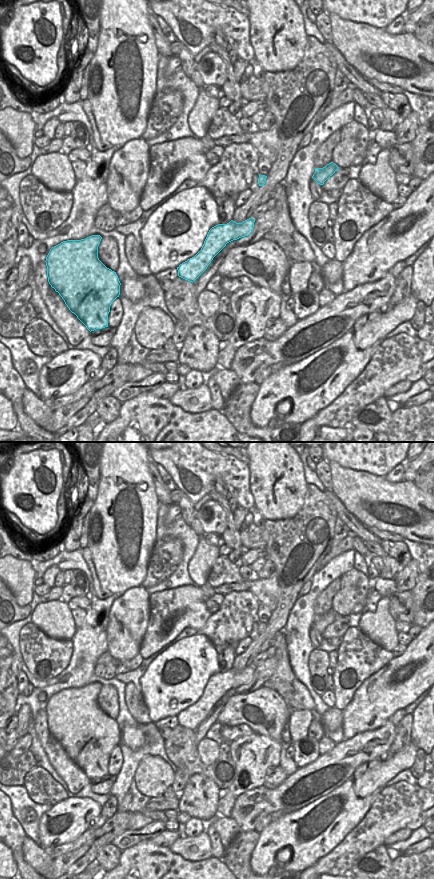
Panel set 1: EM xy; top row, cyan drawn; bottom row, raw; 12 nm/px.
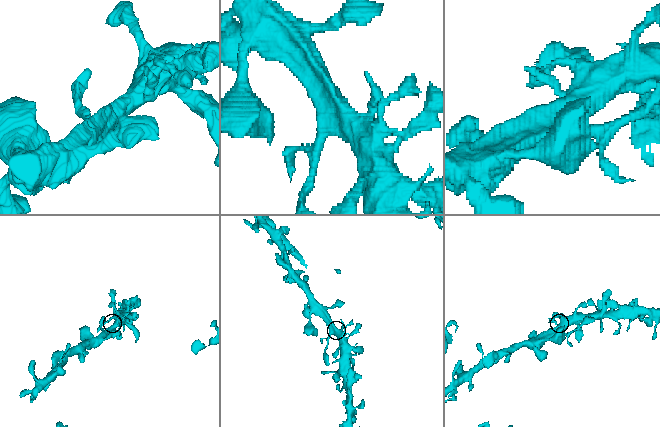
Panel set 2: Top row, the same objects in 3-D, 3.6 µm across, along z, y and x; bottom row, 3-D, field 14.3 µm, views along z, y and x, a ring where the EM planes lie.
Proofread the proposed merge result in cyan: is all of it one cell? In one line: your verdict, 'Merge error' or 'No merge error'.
No merge error

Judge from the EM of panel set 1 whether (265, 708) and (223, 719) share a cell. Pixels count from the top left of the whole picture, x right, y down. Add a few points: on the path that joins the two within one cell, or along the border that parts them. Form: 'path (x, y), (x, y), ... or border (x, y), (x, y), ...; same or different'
path (254, 704), (242, 698), (234, 708); same

